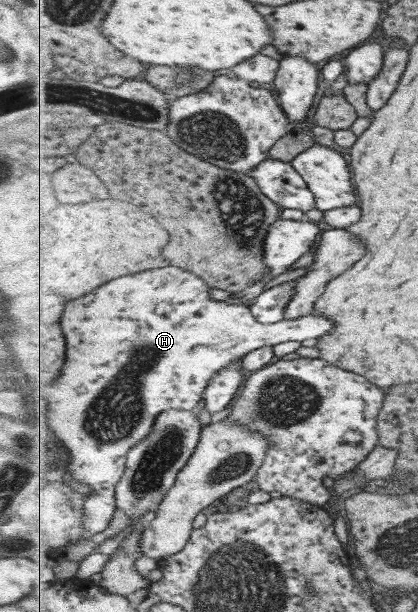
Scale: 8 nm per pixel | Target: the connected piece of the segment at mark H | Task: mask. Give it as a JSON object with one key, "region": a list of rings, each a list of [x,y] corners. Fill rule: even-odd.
{"region":[[[167,266],[167,268],[157,268],[157,270],[145,270],[145,272],[141,272],[141,274],[133,274],[133,276],[125,276],[125,278],[117,278],[117,280],[113,280],[113,282],[107,282],[105,286],[101,286],[101,290],[97,290],[97,292],[93,292],[93,294],[87,294],[85,298],[79,298],[79,300],[75,300],[75,302],[69,302],[63,316],[65,316],[65,318],[62,318],[62,329],[67,338],[67,362],[65,362],[65,366],[63,366],[63,370],[61,370],[61,376],[55,381],[50,380],[39,384],[41,388],[35,388],[32,383],[27,383],[27,386],[23,386],[23,394],[25,398],[27,398],[26,402],[28,406],[29,404],[33,404],[33,400],[29,400],[29,398],[43,396],[43,402],[39,400],[39,404],[43,404],[43,416],[35,416],[35,420],[43,420],[48,428],[53,428],[55,432],[59,432],[61,445],[65,444],[65,446],[67,446],[67,450],[70,453],[70,460],[65,470],[67,472],[67,478],[85,483],[91,488],[90,493],[87,494],[88,498],[85,500],[85,520],[83,520],[83,523],[86,524],[86,530],[88,530],[84,536],[85,540],[91,538],[92,535],[98,532],[103,532],[103,530],[111,526],[115,508],[118,508],[116,488],[119,481],[124,477],[128,463],[128,453],[133,446],[149,437],[156,419],[159,418],[163,412],[167,410],[194,410],[197,404],[201,402],[201,399],[204,399],[204,390],[208,388],[209,381],[213,380],[215,375],[221,373],[221,369],[227,369],[227,365],[231,365],[231,363],[239,359],[239,357],[244,357],[252,353],[253,350],[260,349],[264,346],[275,346],[275,344],[289,342],[289,340],[297,340],[297,342],[317,340],[317,338],[333,332],[333,328],[335,328],[335,321],[333,321],[333,319],[329,319],[329,317],[325,317],[325,315],[319,315],[317,312],[295,320],[283,319],[282,321],[271,324],[259,322],[259,320],[253,316],[250,307],[246,304],[235,305],[231,304],[229,300],[213,300],[213,298],[211,298],[211,288],[204,282],[204,279],[177,266]]]}

